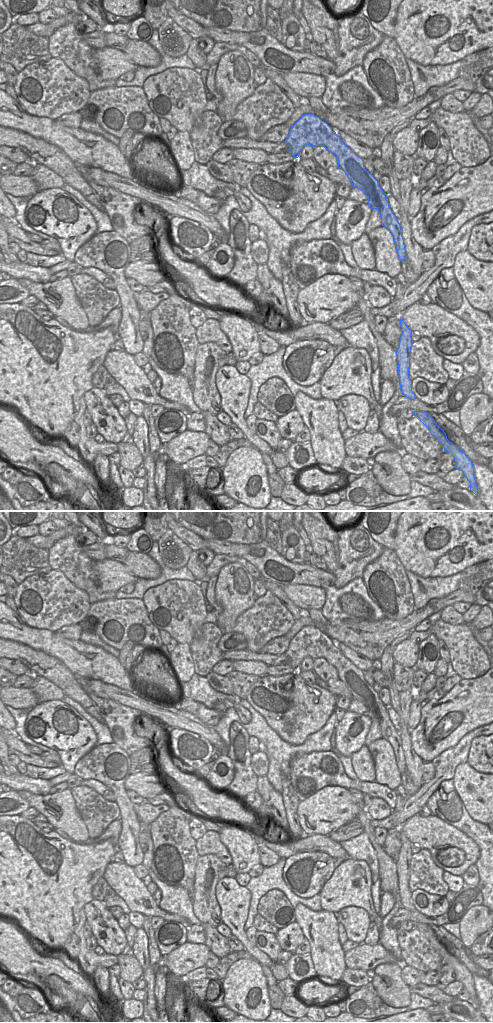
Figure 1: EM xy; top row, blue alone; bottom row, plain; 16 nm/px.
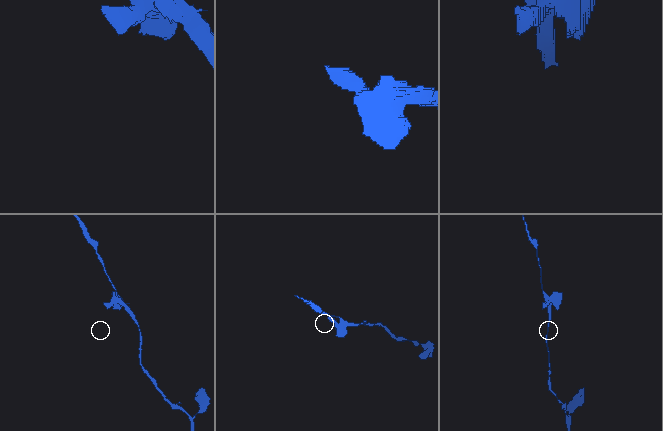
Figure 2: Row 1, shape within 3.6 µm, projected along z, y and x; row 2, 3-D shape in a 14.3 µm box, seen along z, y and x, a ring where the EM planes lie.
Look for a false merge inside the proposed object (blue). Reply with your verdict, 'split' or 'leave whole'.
leave whole

